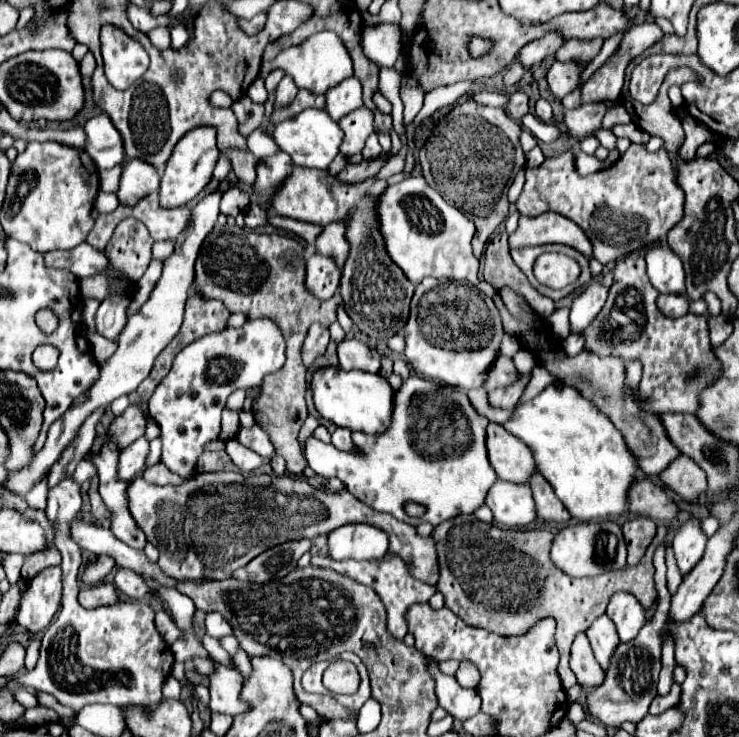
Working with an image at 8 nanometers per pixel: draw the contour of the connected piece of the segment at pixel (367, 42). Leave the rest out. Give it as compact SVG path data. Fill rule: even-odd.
M381 23L381 27L377 27L377 30L363 30L364 55L380 69L394 67L400 53L400 39L402 31L397 24Z

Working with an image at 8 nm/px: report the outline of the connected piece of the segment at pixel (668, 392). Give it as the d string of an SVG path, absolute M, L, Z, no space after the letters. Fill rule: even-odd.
M632 251L620 261L616 261L616 267L612 271L614 283L610 287L608 299L606 299L606 313L598 313L596 319L580 333L584 337L584 351L594 353L598 357L620 357L622 361L634 361L638 359L642 363L642 379L638 385L638 403L644 411L650 413L696 413L698 409L698 393L702 387L710 385L718 377L718 361L710 349L710 337L708 329L708 317L694 315L689 312L684 317L670 319L664 317L660 307L656 305L658 291L650 285L646 277L646 263L644 263L644 251ZM700 369L700 375L692 381L688 381L688 375Z

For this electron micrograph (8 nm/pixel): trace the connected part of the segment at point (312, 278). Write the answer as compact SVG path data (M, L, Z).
M312 253L306 259L306 289L318 299L330 299L340 281L340 269L330 261L330 257L322 257L320 253Z

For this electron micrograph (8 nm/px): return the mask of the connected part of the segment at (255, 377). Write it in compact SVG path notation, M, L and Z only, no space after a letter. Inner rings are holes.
M268 318L248 320L238 329L210 333L182 349L148 403L150 417L160 427L162 463L182 479L192 479L204 445L220 437L220 413L228 395L238 387L250 389L260 385L264 375L282 369L282 365L284 337Z

